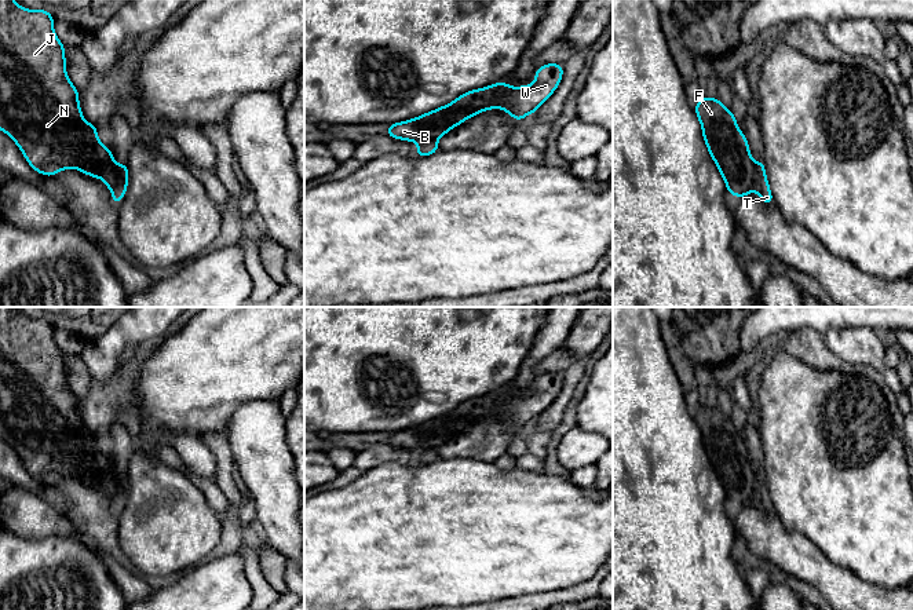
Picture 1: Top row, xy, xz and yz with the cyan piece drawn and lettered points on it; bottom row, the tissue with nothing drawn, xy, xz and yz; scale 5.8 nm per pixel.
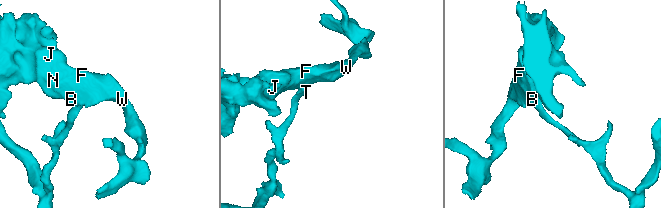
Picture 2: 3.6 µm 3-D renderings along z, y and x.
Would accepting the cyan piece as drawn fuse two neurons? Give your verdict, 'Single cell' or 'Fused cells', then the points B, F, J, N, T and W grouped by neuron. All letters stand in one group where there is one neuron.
Fused cells. Groups: B F J N W / T

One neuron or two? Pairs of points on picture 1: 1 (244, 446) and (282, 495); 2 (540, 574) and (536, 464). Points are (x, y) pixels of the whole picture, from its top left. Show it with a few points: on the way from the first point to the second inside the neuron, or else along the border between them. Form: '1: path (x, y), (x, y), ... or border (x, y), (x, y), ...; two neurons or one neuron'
1: path (256, 459), (269, 471), (271, 482); one neuron
2: border (517, 466), (529, 471), (544, 471); two neurons

